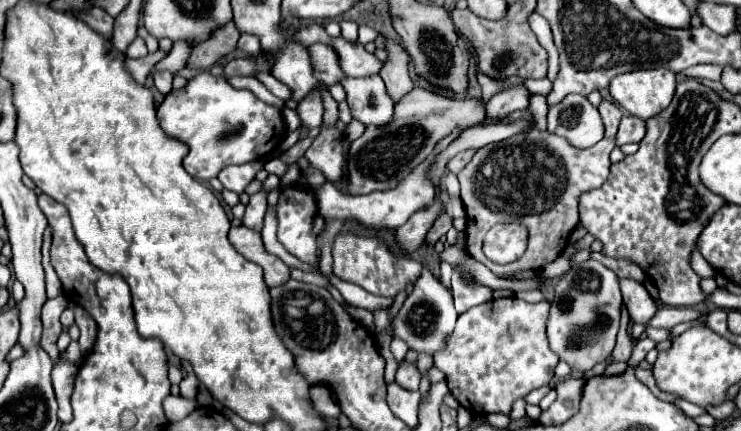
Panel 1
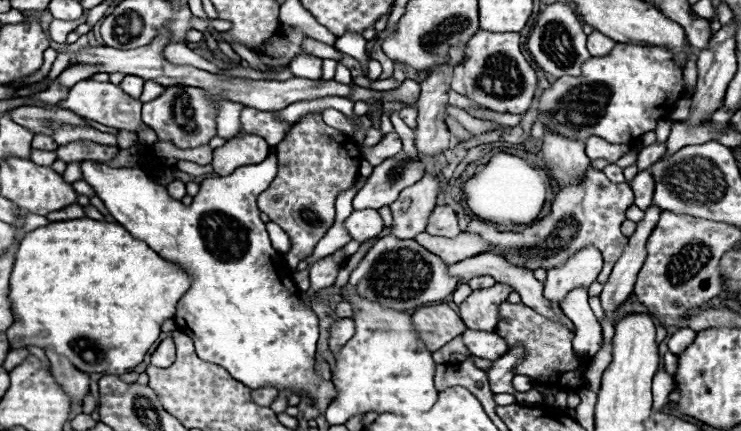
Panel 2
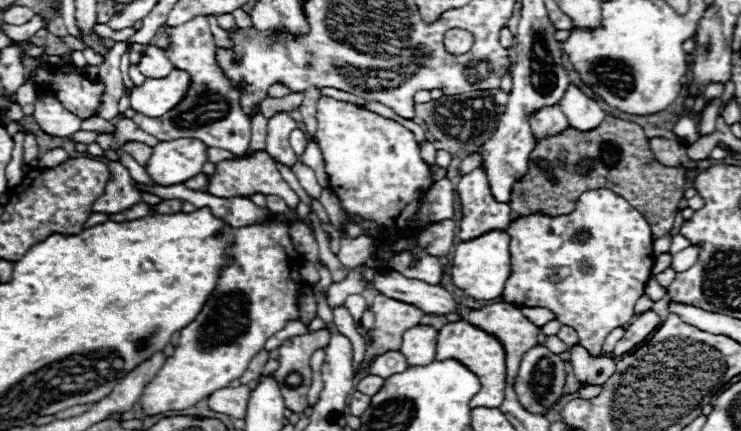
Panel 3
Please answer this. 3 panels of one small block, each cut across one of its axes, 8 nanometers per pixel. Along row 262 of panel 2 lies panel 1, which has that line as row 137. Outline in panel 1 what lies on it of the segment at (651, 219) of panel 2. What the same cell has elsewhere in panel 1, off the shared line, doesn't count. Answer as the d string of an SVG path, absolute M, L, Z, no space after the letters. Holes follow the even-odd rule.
M624 116L616 134L616 146L628 144L628 142L640 142L646 134L646 124L644 120L636 116Z

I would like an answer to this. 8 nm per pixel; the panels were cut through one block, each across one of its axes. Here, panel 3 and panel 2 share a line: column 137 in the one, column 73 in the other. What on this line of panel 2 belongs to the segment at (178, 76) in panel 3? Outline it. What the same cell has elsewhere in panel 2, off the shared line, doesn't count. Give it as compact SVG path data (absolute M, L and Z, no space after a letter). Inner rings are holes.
M90 78L88 80L82 80L78 82L76 86L70 88L68 92L68 98L58 102L62 108L68 108L72 110L74 114L78 116L84 116L84 118L90 118L90 120L96 120L104 126L110 126L110 128L118 128L118 130L128 130L128 132L140 132L146 124L142 122L140 118L140 110L142 110L142 102L124 94L118 86L110 84L110 82L92 82Z

